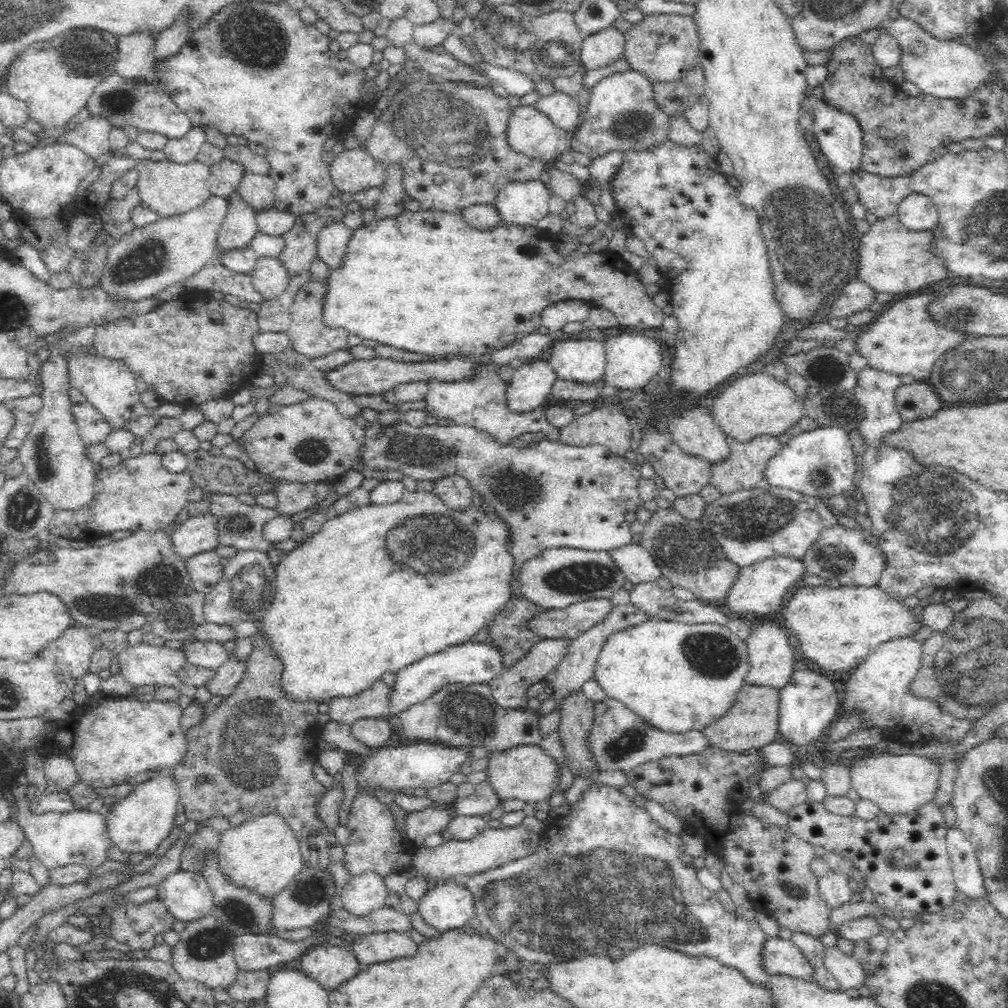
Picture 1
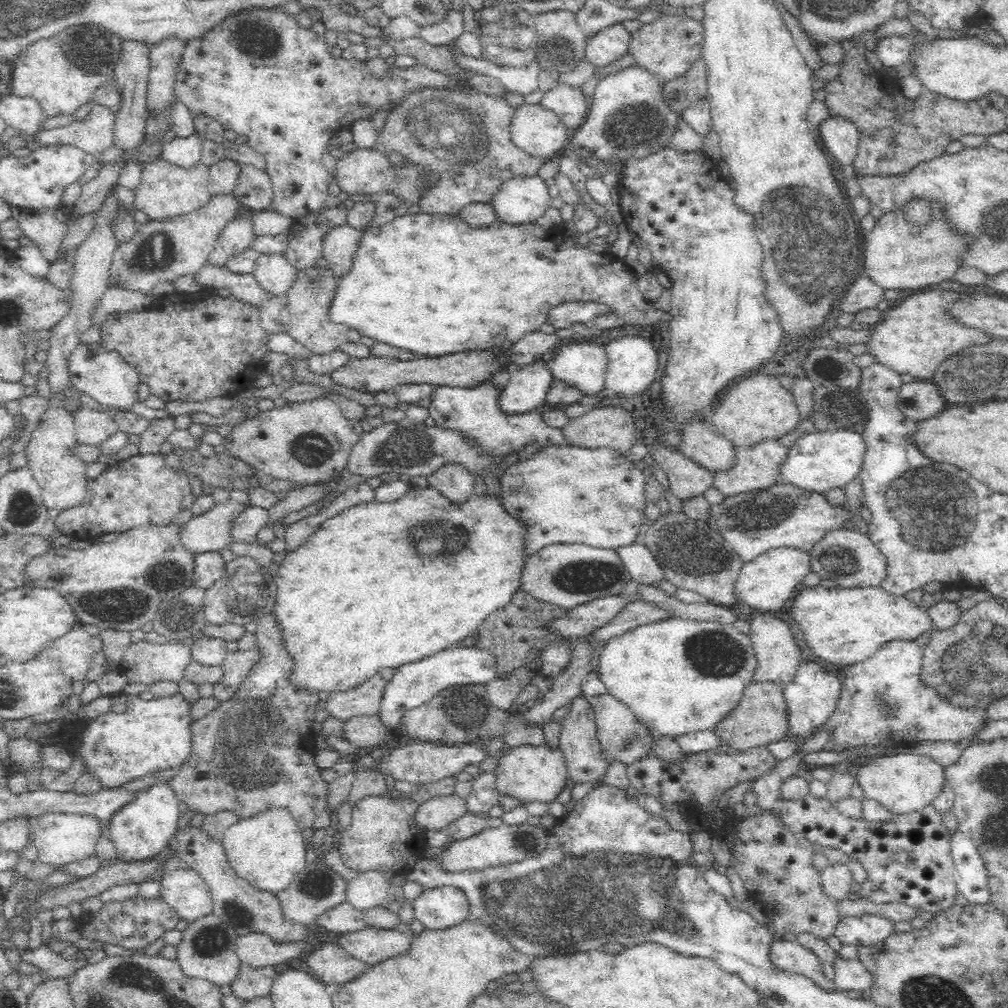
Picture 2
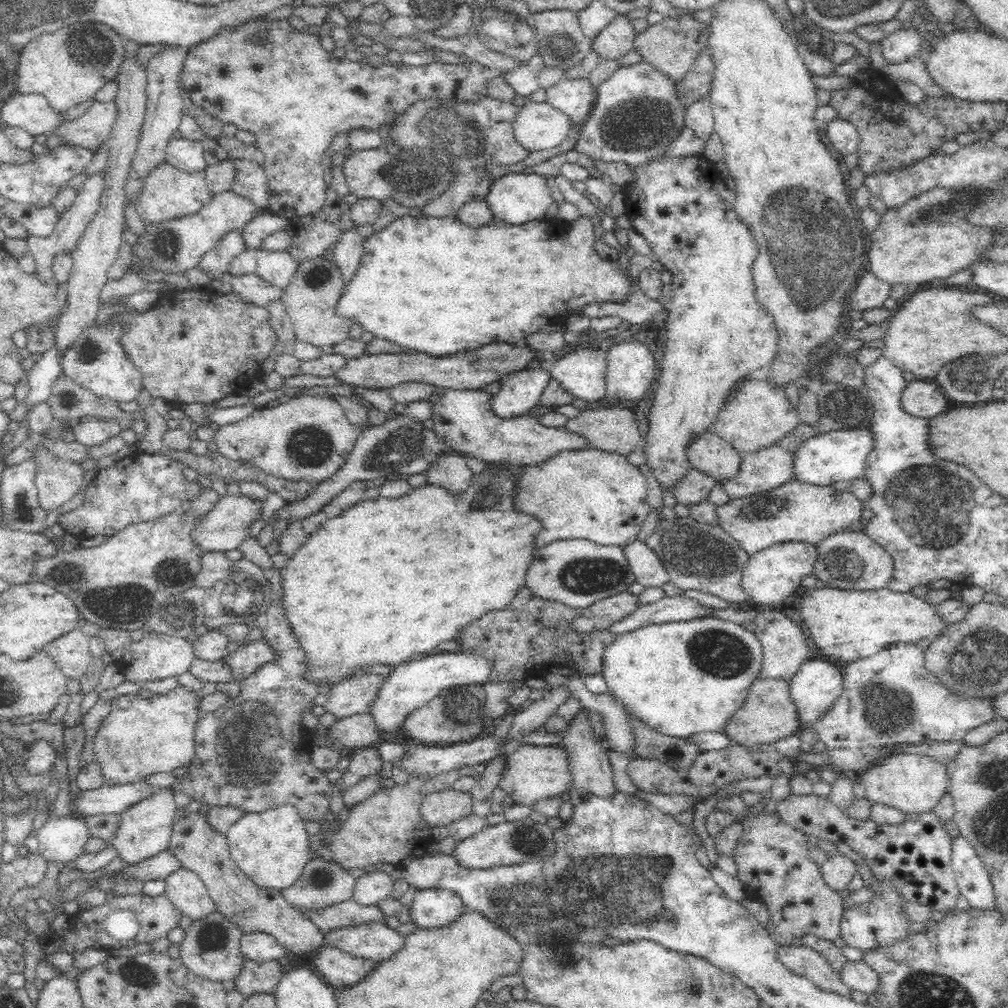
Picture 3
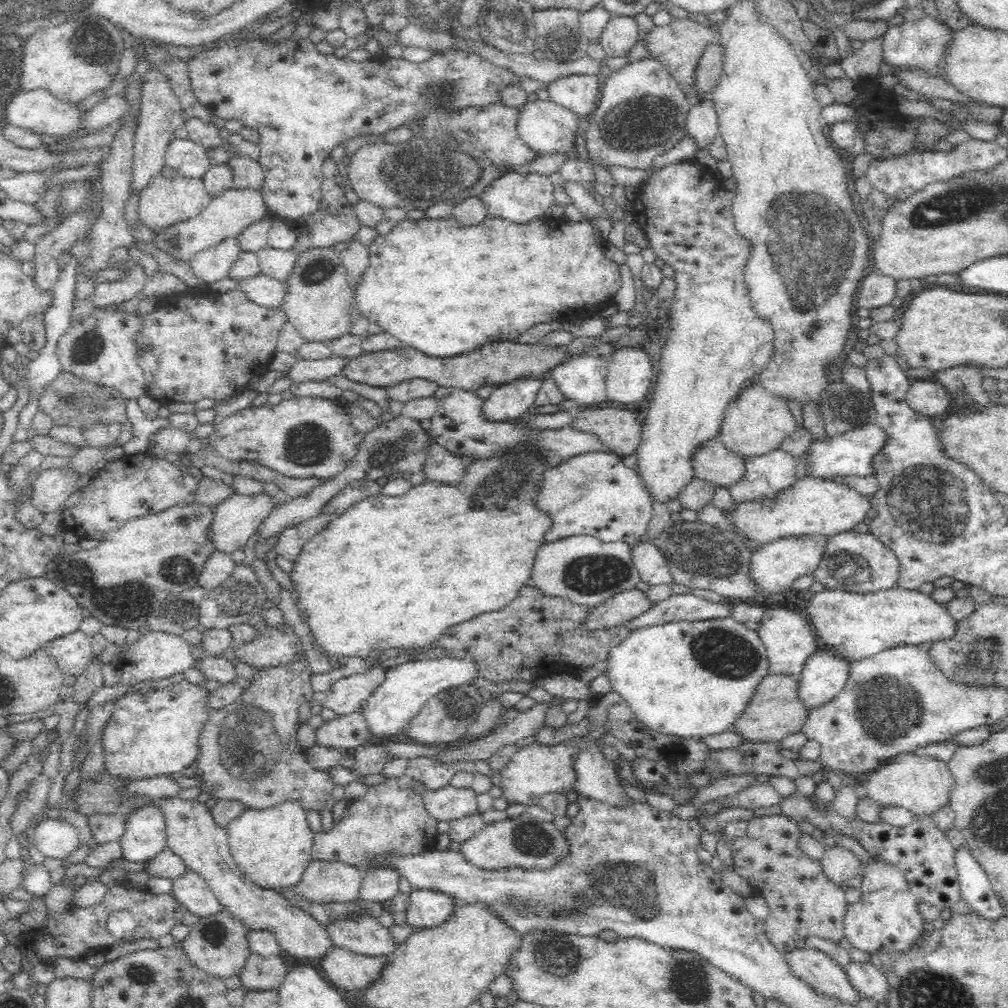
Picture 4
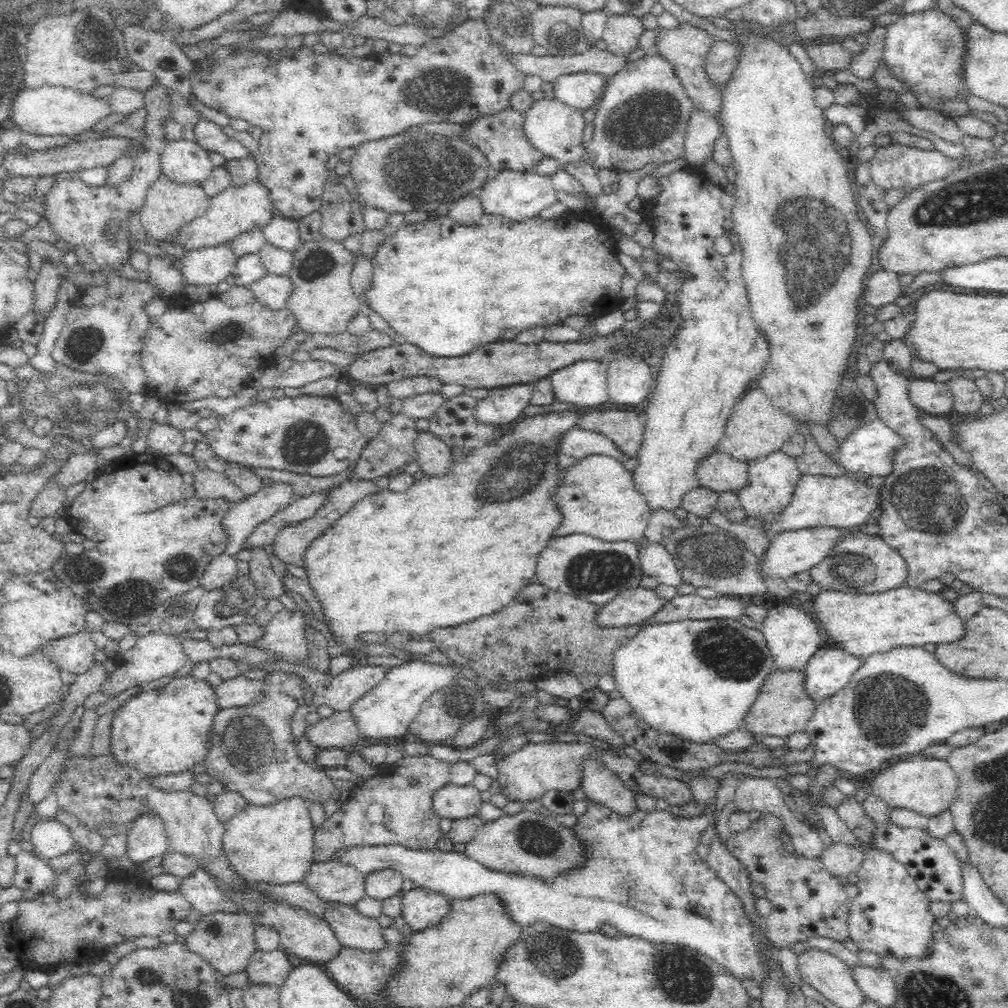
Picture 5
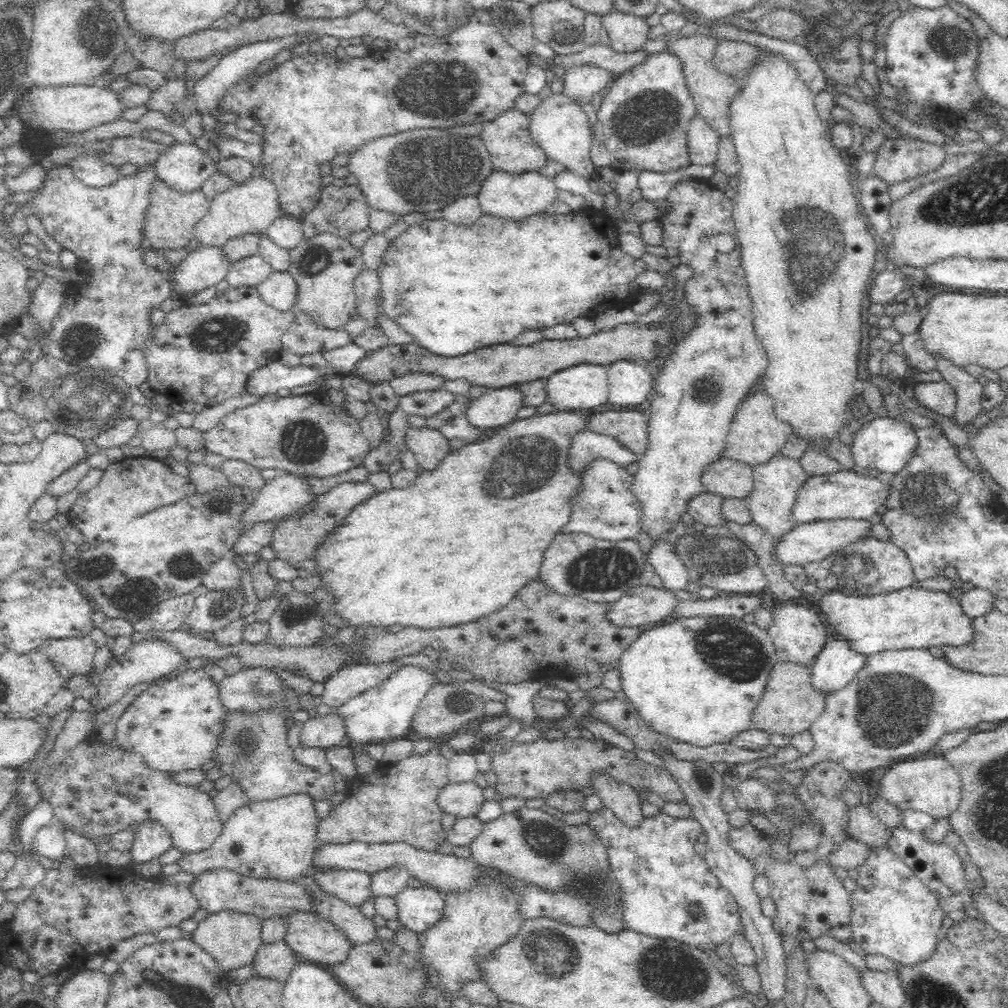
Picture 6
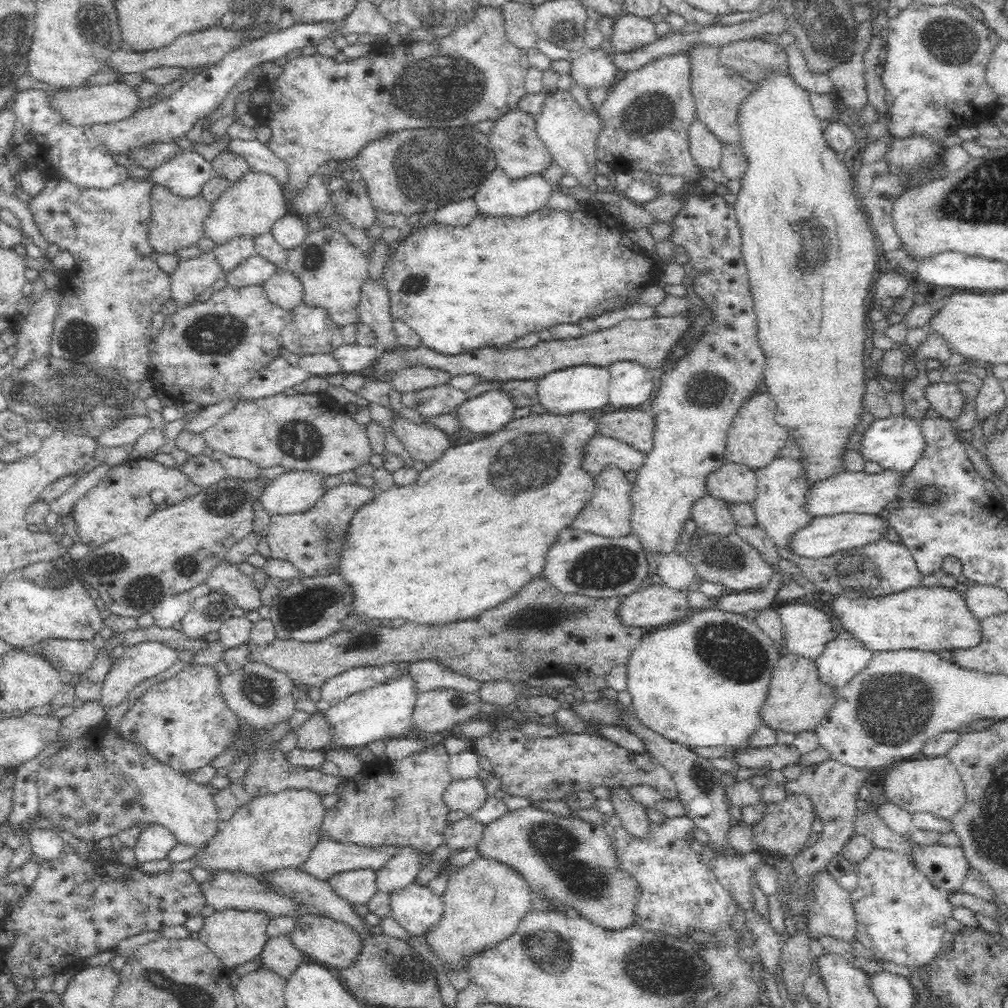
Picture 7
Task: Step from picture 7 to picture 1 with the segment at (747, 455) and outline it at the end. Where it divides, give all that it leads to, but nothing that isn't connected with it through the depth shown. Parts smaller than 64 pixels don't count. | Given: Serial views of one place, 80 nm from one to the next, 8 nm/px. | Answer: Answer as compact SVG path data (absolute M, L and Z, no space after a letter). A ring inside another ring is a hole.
M761 369L725 384L724 390L713 400L710 416L718 428L736 442L750 442L758 436L777 437L790 430L805 415L801 402L786 382L779 381Z

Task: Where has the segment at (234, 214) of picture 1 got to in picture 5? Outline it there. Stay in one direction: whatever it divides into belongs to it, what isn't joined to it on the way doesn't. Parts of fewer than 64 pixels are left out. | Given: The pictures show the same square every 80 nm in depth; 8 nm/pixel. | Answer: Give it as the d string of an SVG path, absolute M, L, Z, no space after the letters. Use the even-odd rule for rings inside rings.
M229 243L186 250L185 255L180 259L182 282L184 286L218 284L234 272L236 259L231 253Z

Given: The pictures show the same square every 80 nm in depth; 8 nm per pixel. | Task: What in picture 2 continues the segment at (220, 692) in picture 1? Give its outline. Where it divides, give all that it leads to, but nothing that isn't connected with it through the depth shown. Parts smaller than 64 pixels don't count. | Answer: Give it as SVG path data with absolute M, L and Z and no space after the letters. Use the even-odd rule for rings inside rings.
M258 645L250 650L237 649L236 652L228 652L221 664L225 671L225 678L221 683L235 690L249 676L262 656L264 653Z

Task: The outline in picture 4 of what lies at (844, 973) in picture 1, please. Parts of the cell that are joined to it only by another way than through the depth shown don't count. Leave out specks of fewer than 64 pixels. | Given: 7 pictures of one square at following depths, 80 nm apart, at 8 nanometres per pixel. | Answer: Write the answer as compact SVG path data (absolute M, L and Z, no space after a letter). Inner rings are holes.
M856 961L845 967L852 985L866 998L872 998L875 1003L887 1004L890 1000L890 983L888 977L872 962L862 964Z

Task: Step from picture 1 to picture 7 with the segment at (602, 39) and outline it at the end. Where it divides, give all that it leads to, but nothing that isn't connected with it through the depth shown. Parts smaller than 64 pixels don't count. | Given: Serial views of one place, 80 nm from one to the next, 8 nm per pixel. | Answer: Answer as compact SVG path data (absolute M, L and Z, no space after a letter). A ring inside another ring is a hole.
M627 13L616 18L610 42L618 53L631 52L657 39L656 24L647 18Z

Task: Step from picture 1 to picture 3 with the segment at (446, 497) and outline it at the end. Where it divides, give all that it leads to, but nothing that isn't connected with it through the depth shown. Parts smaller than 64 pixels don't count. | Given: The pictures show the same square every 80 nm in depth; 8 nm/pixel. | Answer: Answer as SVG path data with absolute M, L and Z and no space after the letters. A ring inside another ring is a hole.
M450 450L442 451L424 473L428 483L450 489L453 493L464 490L472 476L464 457Z

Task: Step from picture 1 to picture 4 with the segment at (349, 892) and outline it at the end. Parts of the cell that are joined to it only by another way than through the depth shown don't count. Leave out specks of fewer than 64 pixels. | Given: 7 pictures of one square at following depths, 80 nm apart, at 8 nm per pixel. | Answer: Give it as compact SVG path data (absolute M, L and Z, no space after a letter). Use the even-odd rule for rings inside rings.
M371 868L364 873L359 898L376 902L390 900L399 892L400 876L396 869Z

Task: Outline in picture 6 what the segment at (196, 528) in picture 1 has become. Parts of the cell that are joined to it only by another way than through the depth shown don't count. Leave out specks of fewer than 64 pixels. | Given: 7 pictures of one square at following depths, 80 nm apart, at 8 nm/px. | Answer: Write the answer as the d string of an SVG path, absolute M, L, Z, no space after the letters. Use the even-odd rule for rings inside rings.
M277 472L276 476L255 492L252 504L248 504L242 522L247 530L256 523L266 523L294 515L319 494L310 485L308 476L289 472Z

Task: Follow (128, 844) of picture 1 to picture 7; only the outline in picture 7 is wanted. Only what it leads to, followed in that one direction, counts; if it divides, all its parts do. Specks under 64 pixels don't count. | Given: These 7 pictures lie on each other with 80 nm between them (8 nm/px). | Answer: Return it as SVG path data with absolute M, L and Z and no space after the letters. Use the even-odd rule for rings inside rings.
M150 823L144 825L140 838L132 848L138 862L152 862L152 860L164 860L174 846L178 844L178 839L168 828Z

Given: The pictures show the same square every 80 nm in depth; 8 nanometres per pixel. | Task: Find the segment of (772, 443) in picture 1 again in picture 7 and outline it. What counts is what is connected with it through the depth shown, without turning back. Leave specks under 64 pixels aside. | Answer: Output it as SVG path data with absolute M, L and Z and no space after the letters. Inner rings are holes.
M776 457L768 466L755 470L757 478L757 499L751 504L761 528L770 536L778 548L793 546L794 536L805 528L813 516L808 513L806 502L812 485L806 482L798 460Z

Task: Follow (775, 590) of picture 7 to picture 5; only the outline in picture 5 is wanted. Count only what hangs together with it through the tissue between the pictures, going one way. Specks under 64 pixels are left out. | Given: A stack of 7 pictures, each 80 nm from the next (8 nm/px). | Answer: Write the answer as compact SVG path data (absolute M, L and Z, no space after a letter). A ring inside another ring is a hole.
M696 594L676 595L662 613L645 621L645 624L667 623L684 619L731 618L744 616L749 604L748 598L738 596L718 596L704 599Z

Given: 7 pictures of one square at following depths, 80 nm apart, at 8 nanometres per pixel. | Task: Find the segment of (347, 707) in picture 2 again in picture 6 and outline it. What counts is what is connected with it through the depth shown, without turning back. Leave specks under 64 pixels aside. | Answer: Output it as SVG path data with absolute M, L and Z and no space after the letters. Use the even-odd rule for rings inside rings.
M398 662L350 665L324 682L321 702L332 708L339 707L351 696L362 694L365 690L390 679L401 670Z

